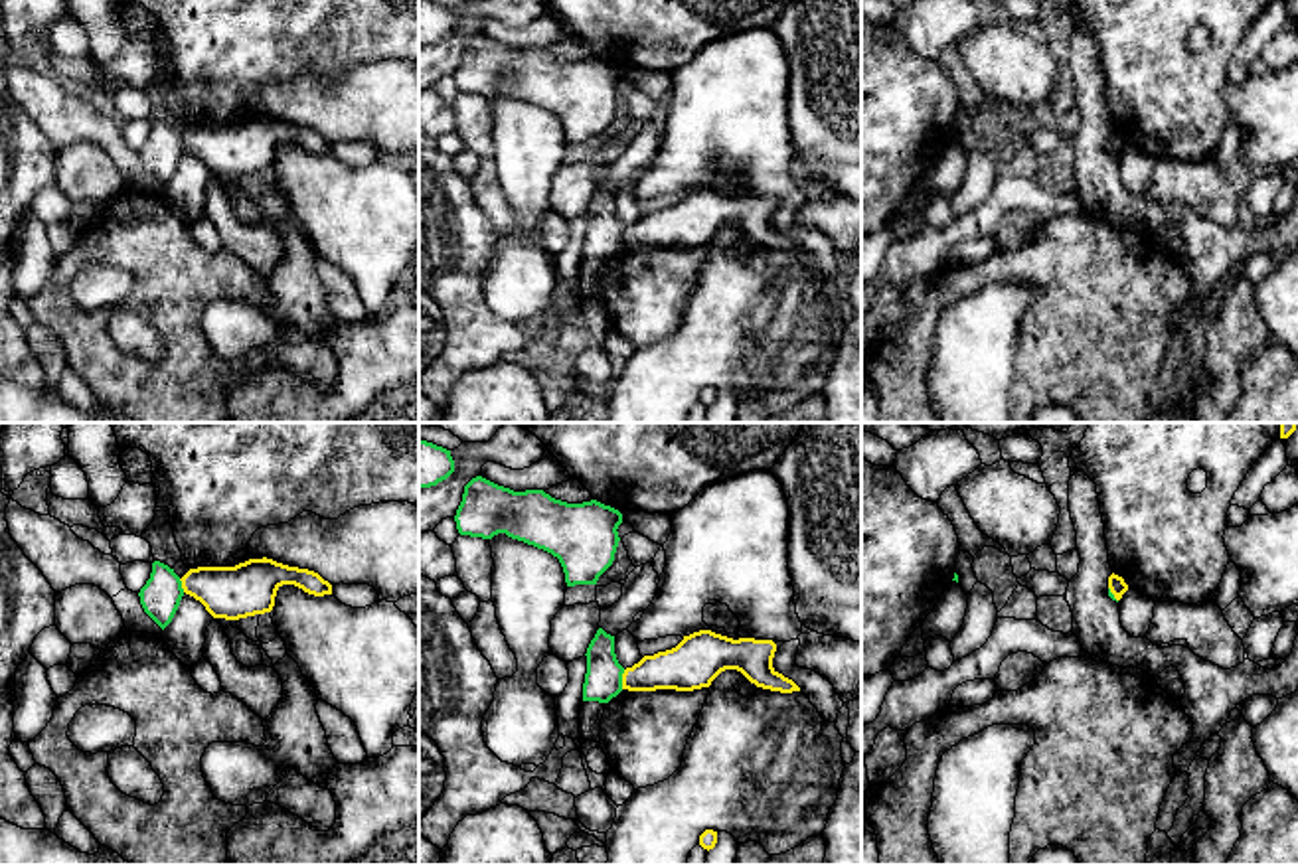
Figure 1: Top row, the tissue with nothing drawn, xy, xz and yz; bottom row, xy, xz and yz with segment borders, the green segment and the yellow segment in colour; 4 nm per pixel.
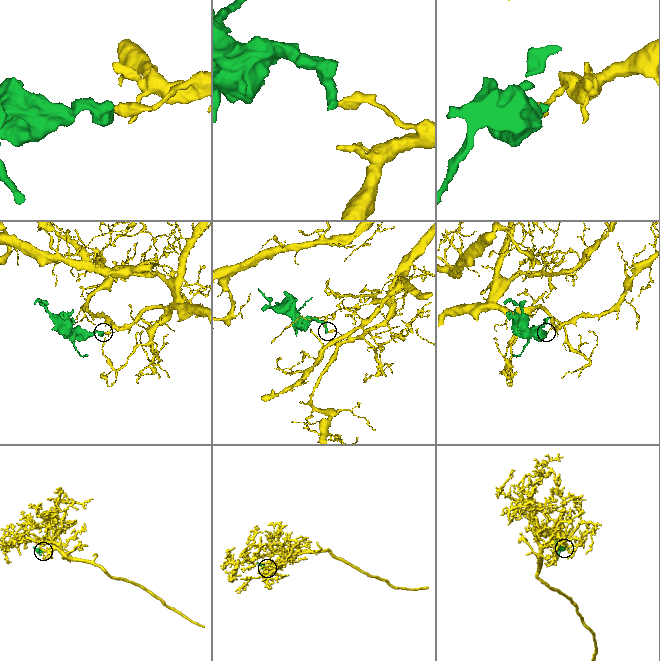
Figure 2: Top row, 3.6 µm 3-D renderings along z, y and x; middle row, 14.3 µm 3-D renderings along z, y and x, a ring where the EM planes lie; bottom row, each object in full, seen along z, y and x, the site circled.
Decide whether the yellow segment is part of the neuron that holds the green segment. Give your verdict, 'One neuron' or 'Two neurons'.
Two neurons

